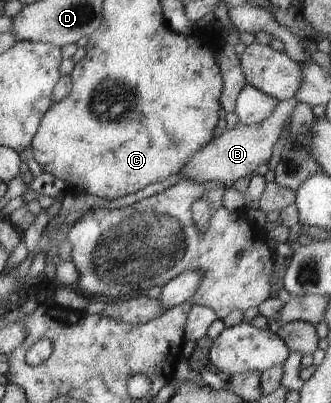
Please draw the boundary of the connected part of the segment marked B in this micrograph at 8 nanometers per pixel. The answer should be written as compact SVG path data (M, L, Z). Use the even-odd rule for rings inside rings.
M294 97L290 100L279 101L271 115L265 118L261 124L245 125L240 123L235 129L225 128L208 146L192 157L192 160L181 172L182 178L201 183L216 181L226 185L239 180L239 178L245 178L249 174L252 175L259 166L265 165L271 158L273 146L279 140L283 127L291 123L292 113L297 104L298 101Z

